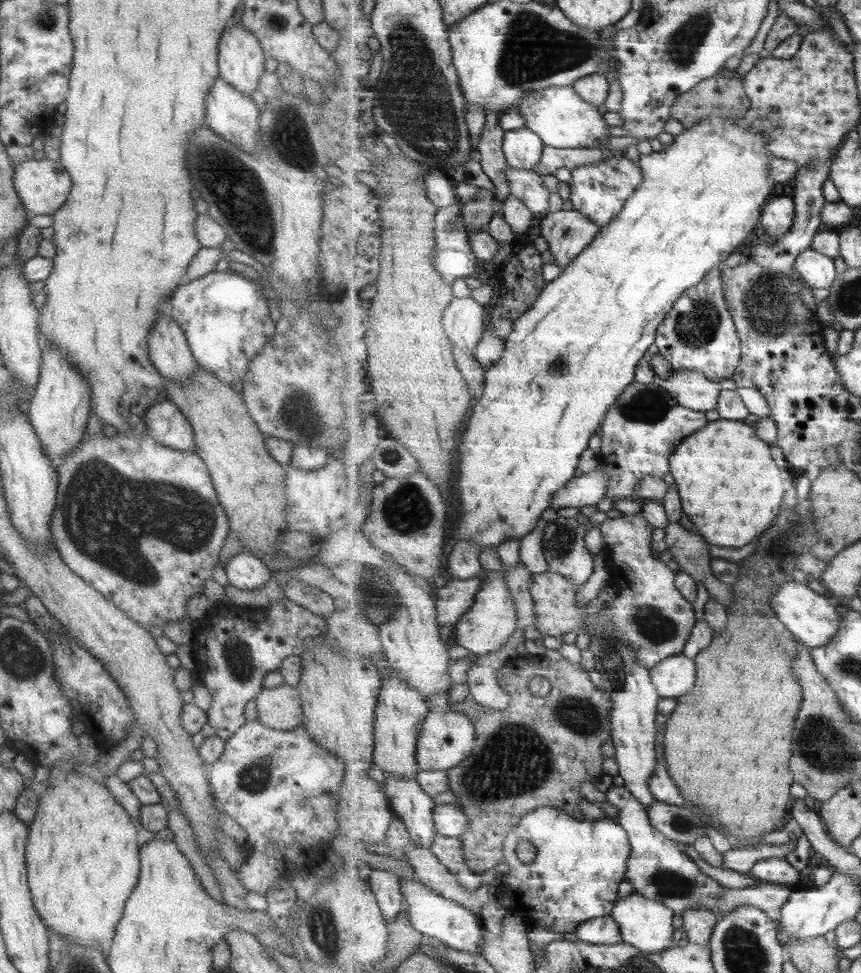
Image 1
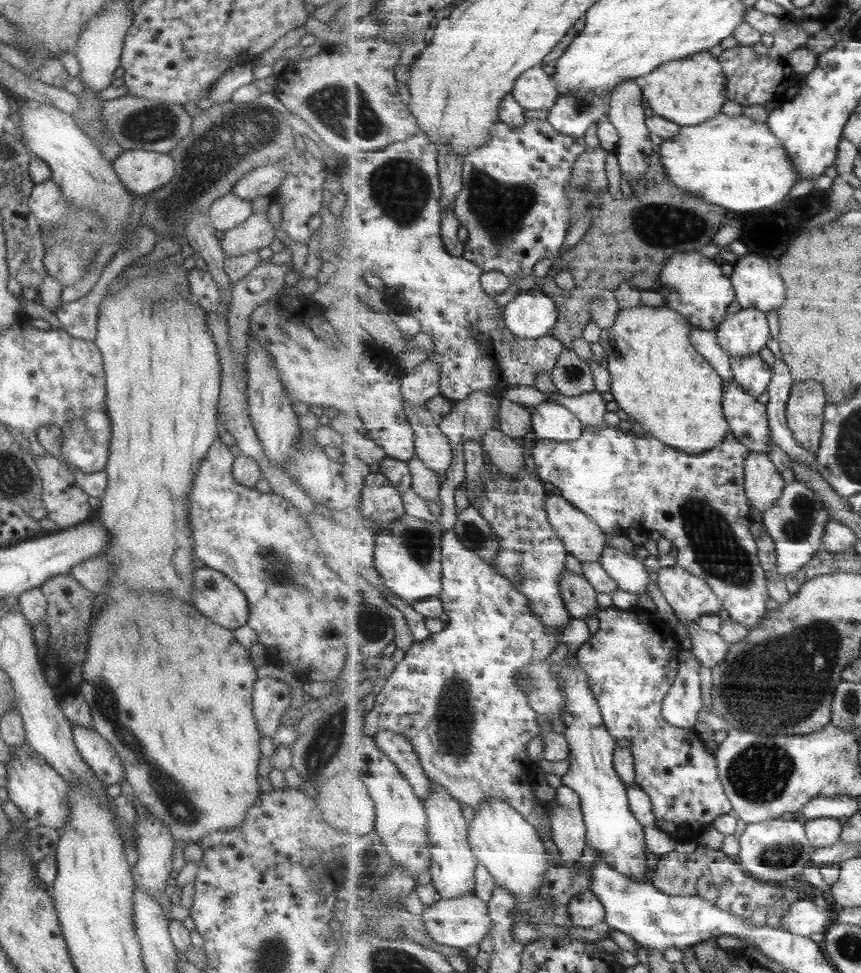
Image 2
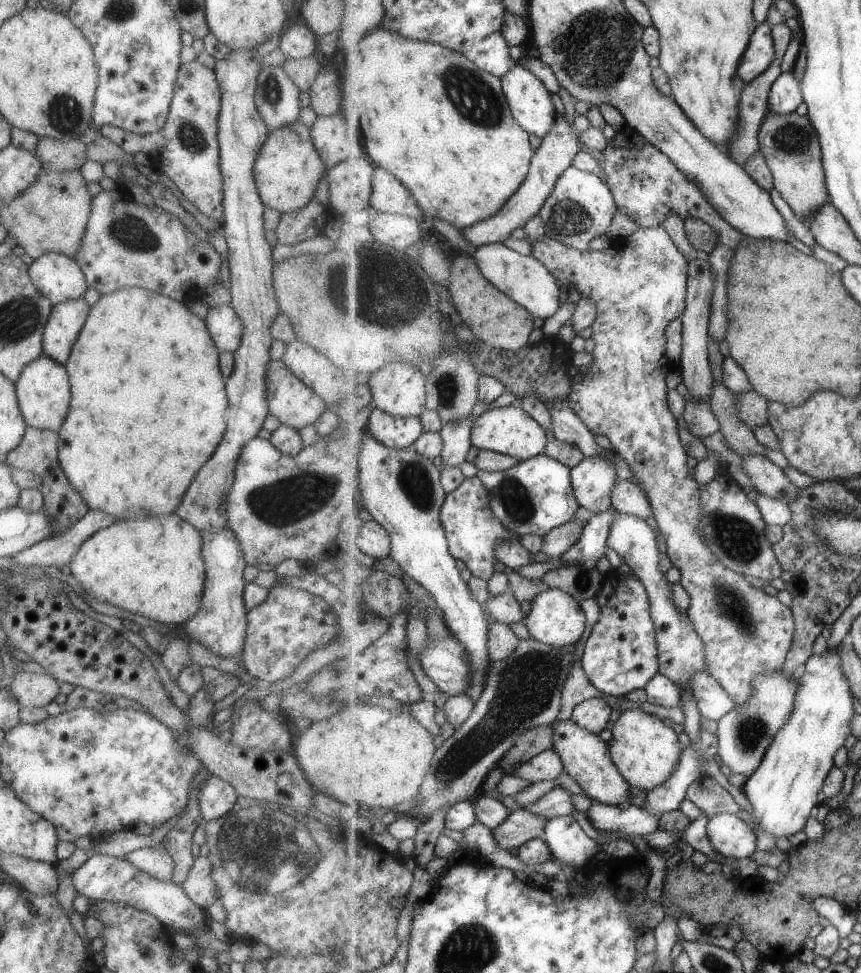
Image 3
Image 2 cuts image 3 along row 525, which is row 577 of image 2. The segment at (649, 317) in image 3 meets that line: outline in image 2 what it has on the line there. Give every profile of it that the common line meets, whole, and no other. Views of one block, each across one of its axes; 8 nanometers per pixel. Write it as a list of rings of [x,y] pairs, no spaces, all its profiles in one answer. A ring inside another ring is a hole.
[[[681,565],[661,567],[657,584],[680,620],[698,621],[703,615],[718,614],[724,608],[722,600],[706,580]]]

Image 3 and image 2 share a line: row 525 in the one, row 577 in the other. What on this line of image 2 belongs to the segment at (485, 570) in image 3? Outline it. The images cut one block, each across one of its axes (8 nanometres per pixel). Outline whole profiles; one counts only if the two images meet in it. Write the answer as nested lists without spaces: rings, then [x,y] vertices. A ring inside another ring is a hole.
[[[444,531],[443,545],[442,545],[442,565],[443,565],[443,591],[440,598],[443,601],[444,613],[448,616],[447,626],[445,630],[441,632],[431,634],[428,638],[422,642],[415,642],[411,648],[406,652],[403,660],[396,666],[394,673],[388,678],[386,684],[379,690],[379,693],[375,695],[369,709],[365,712],[365,730],[364,734],[374,737],[376,733],[381,730],[391,730],[391,732],[397,732],[397,734],[403,734],[404,738],[407,738],[413,746],[415,746],[415,752],[419,754],[419,760],[423,764],[426,774],[431,781],[437,781],[437,783],[447,787],[449,793],[459,802],[473,810],[479,811],[479,807],[483,805],[490,798],[501,798],[511,806],[515,807],[519,813],[523,815],[537,830],[547,830],[551,836],[554,836],[553,824],[551,824],[551,818],[549,817],[548,806],[539,802],[535,798],[535,792],[533,792],[533,785],[537,781],[542,781],[543,772],[537,766],[537,761],[533,760],[527,752],[527,745],[535,737],[541,736],[541,728],[537,724],[536,710],[531,708],[530,698],[527,697],[527,691],[519,685],[515,676],[521,673],[523,669],[531,667],[533,664],[545,661],[548,659],[554,651],[558,648],[559,643],[567,643],[570,647],[571,653],[577,653],[584,644],[589,641],[594,634],[591,634],[589,626],[585,620],[579,620],[579,618],[571,618],[571,622],[557,634],[551,634],[547,630],[547,626],[543,624],[543,620],[535,614],[535,610],[531,610],[531,600],[526,598],[521,591],[517,590],[517,587],[510,582],[509,579],[504,578],[499,571],[497,571],[492,565],[483,561],[483,558],[476,554],[469,547],[465,547],[461,539],[458,539],[458,534],[453,531]]]

